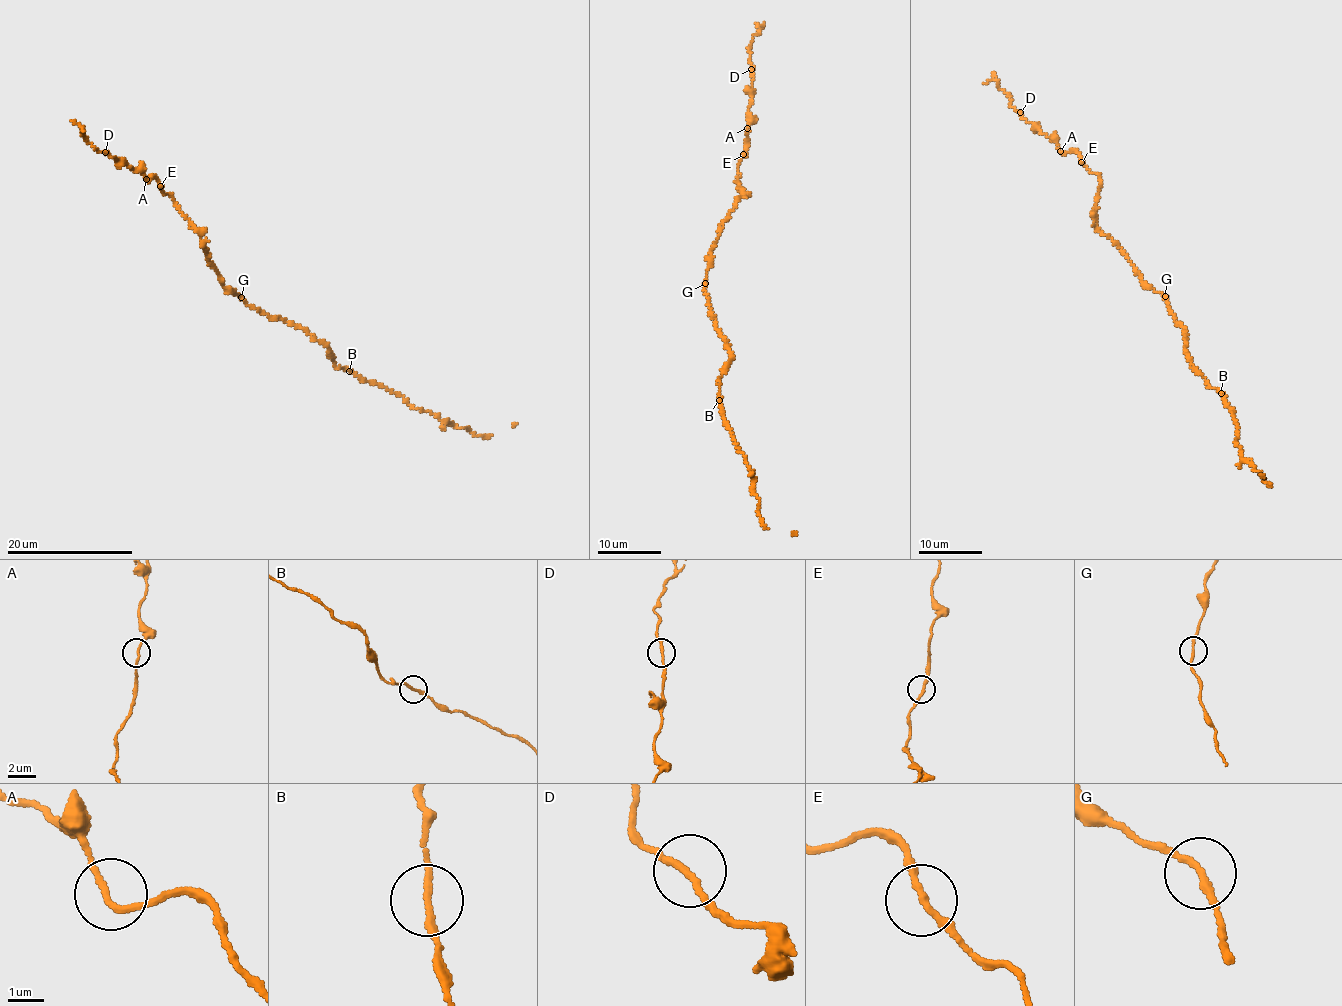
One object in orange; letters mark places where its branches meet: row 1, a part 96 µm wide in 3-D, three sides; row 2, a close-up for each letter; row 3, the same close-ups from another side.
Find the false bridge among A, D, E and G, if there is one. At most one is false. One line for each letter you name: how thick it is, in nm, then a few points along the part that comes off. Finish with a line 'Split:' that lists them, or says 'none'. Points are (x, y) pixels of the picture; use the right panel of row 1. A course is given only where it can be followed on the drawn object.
Split: none

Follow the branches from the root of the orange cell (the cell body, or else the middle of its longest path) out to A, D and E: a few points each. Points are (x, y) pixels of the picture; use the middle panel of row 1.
A: (705, 286), (710, 254), (722, 223), (744, 193), (737, 180), (738, 168), (747, 151), (747, 128)
D: (705, 286), (722, 223), (744, 193), (737, 180), (751, 121), (751, 69)
E: (705, 286), (710, 254), (722, 223), (744, 193), (737, 180), (743, 154)

